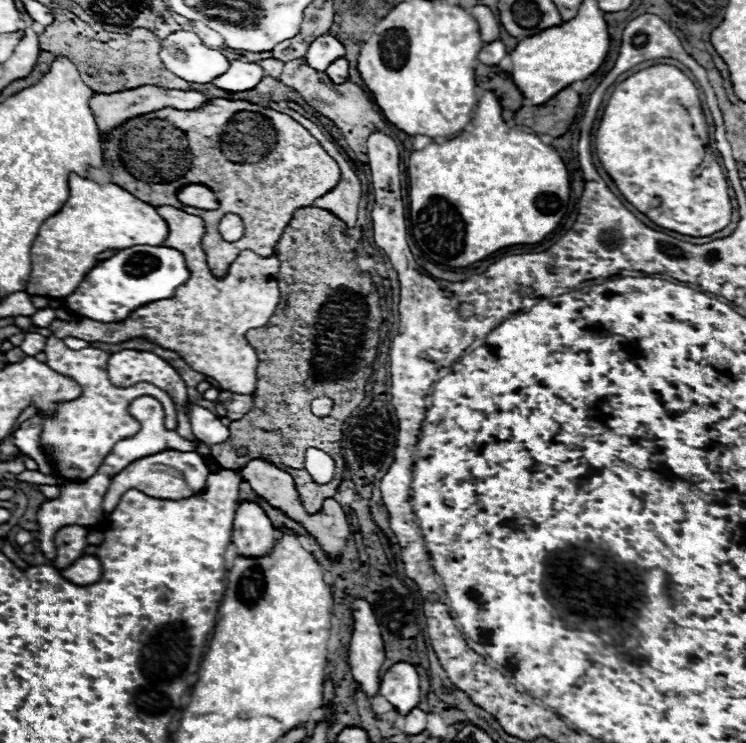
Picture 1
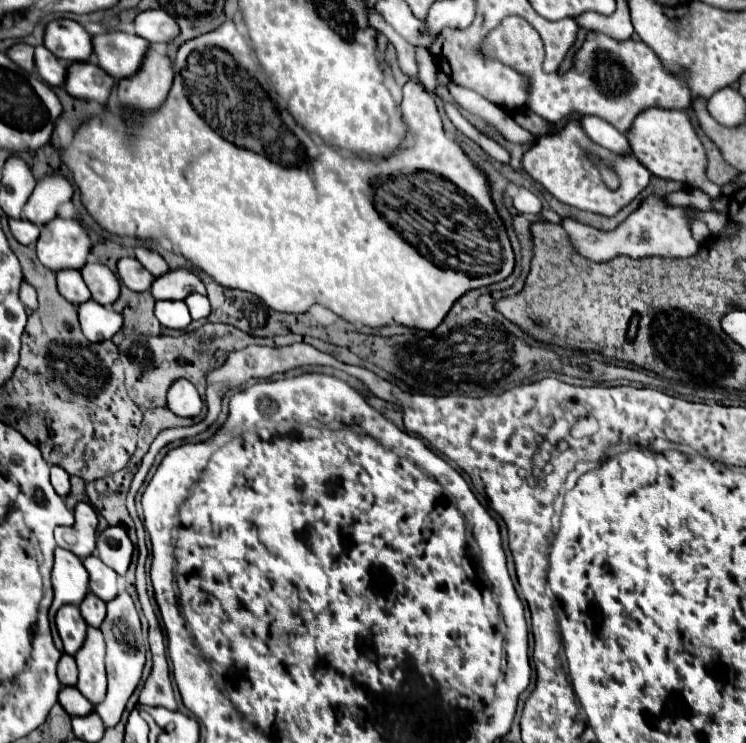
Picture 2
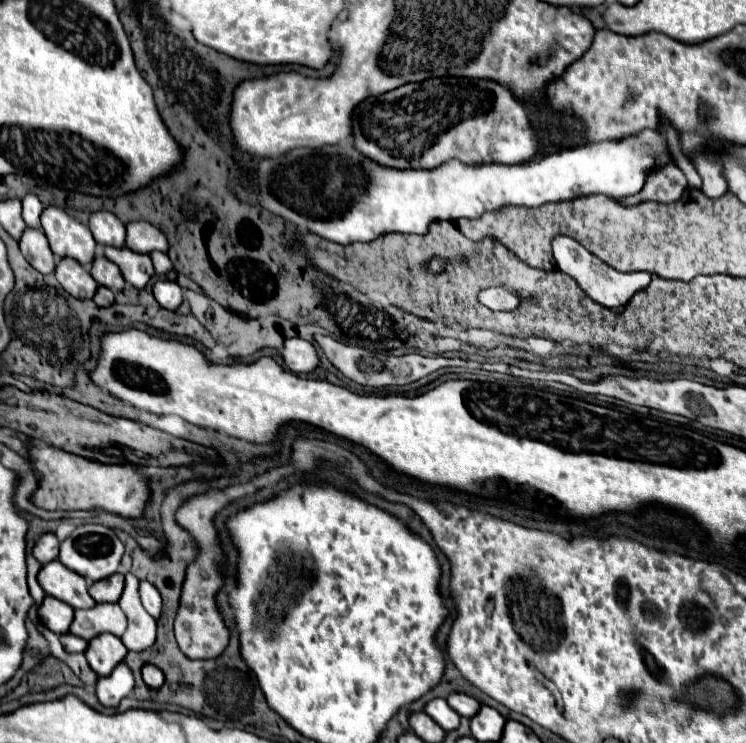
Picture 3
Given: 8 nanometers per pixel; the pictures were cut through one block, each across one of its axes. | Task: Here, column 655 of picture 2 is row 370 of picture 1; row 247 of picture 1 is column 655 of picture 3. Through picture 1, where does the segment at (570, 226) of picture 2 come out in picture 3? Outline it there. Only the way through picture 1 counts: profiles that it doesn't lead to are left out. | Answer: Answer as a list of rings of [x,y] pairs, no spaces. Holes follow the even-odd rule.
[[[664,164],[662,168],[654,168],[644,184],[644,188],[636,194],[636,196],[626,196],[620,200],[620,204],[624,206],[634,206],[646,200],[652,202],[676,202],[680,198],[680,194],[684,192],[684,188],[688,186],[686,176],[682,174],[682,170],[676,164]]]

